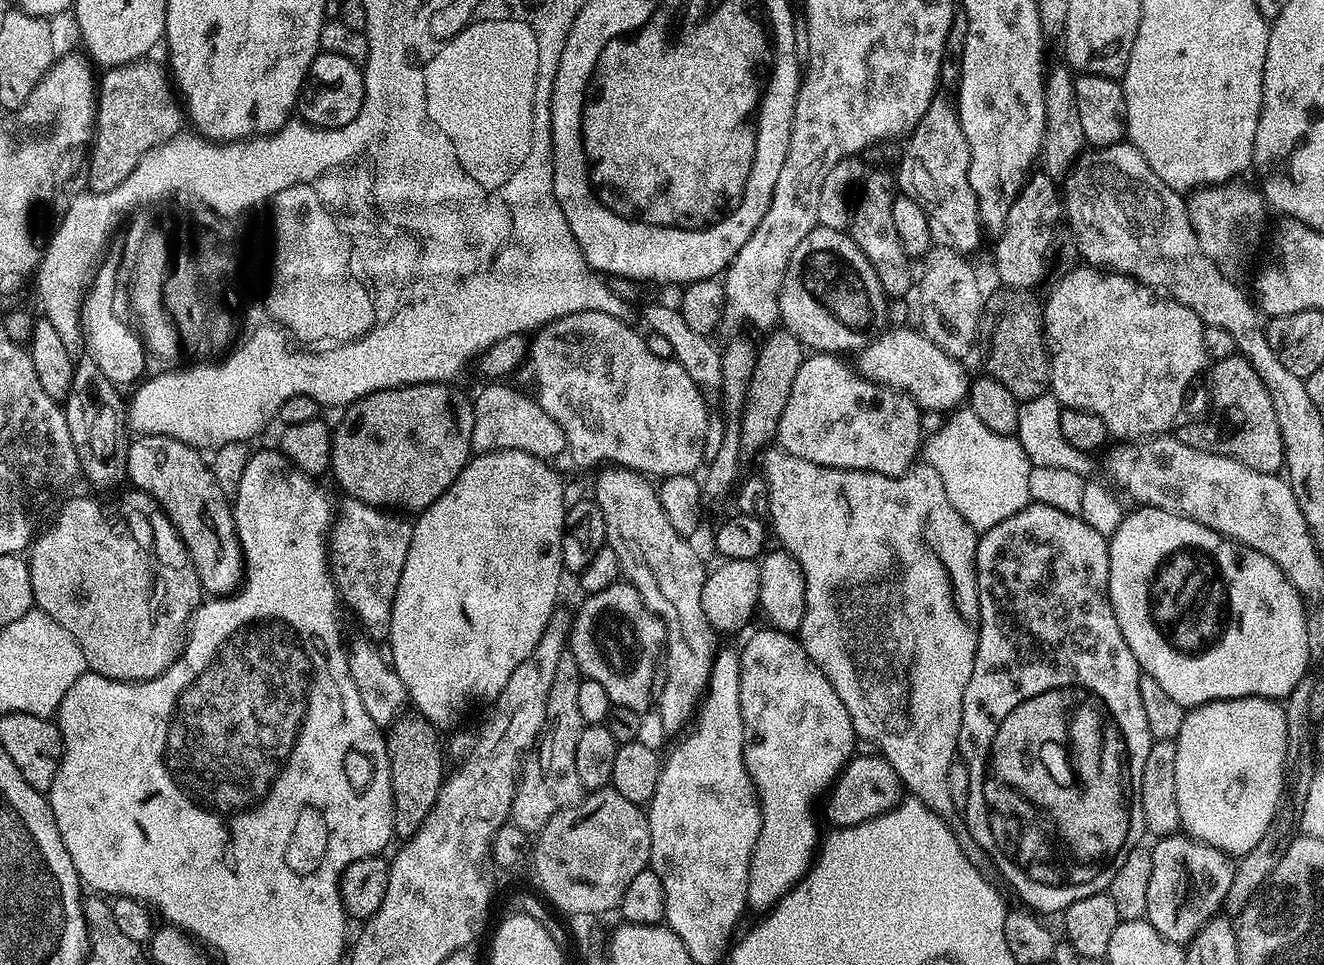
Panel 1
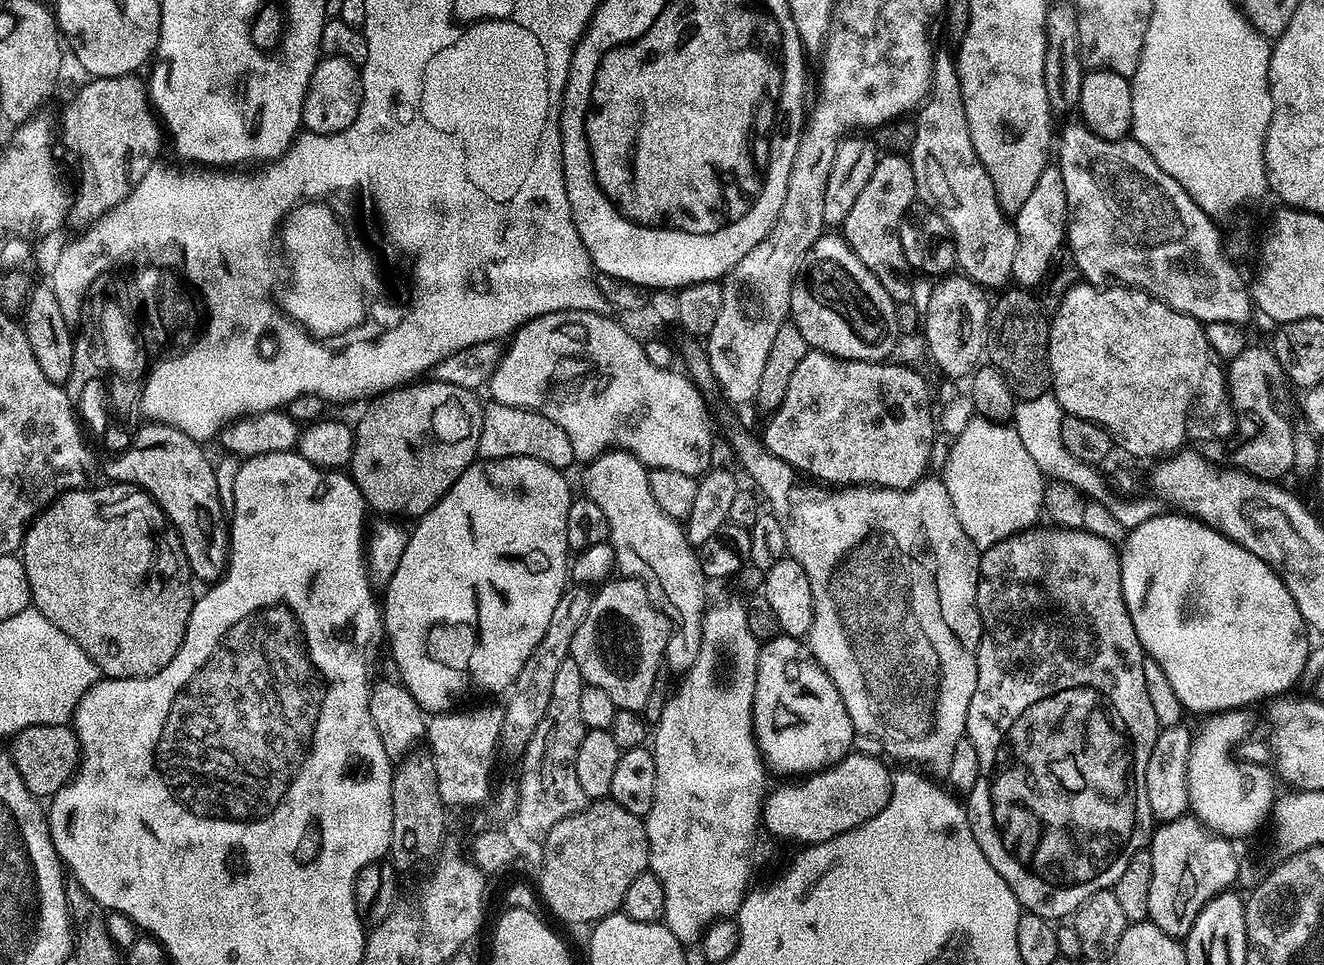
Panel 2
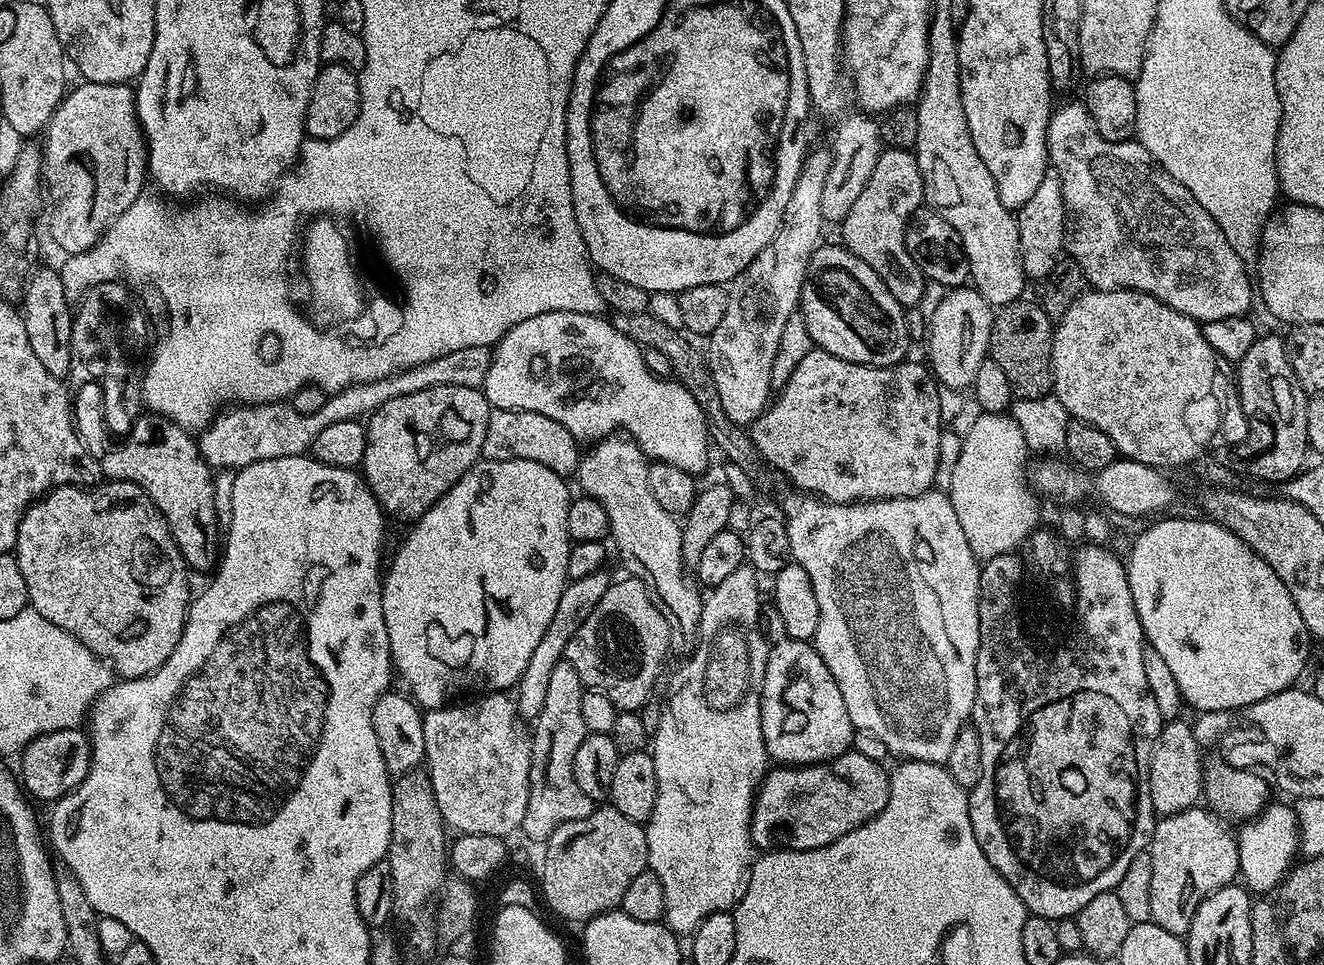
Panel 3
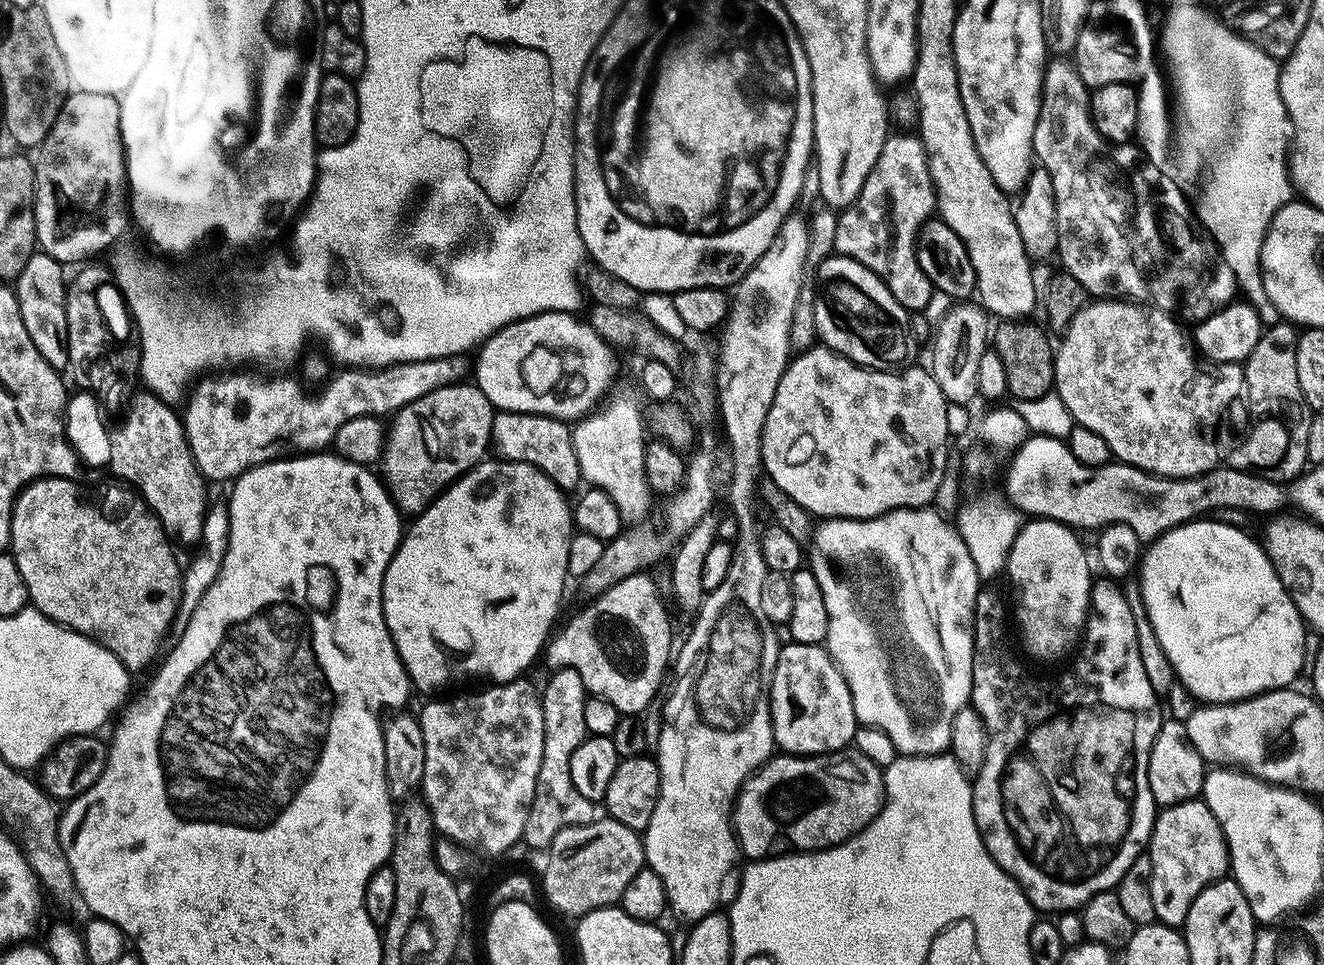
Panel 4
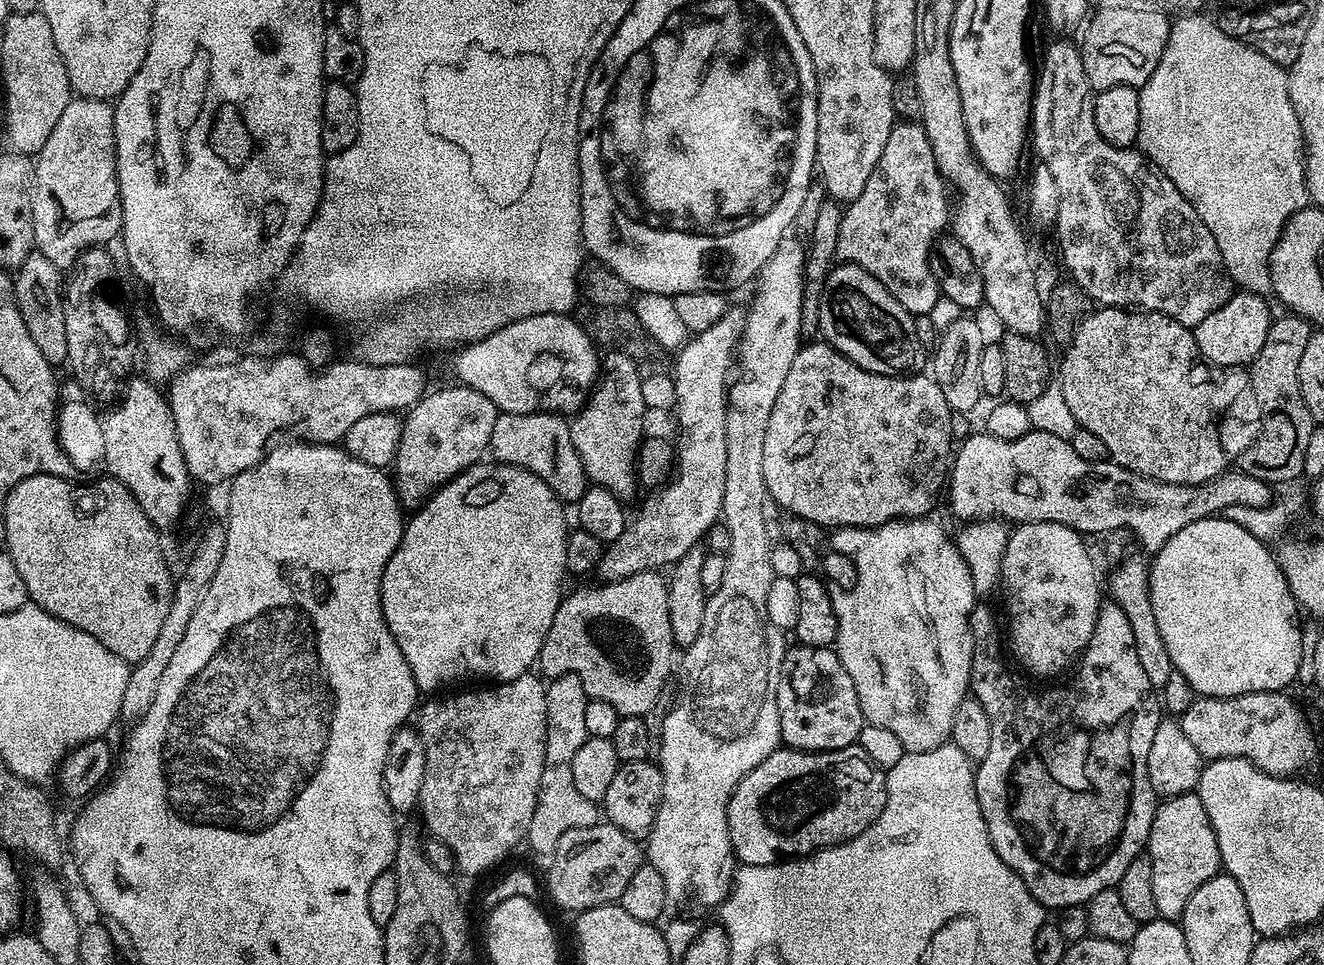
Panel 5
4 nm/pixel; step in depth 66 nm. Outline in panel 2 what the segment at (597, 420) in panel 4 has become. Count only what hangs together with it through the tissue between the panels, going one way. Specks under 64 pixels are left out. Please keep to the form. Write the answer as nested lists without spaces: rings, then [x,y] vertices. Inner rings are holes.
[[[613,450],[604,452],[585,468],[588,468],[584,472],[584,488],[588,491],[585,493],[587,499],[594,501],[602,510],[602,514],[606,514],[608,540],[616,555],[616,567],[625,577],[641,580],[646,586],[652,603],[661,612],[667,614],[674,631],[672,637],[668,639],[666,664],[673,673],[684,674],[692,669],[698,658],[706,611],[706,603],[704,604],[706,579],[700,568],[697,549],[689,544],[685,529],[677,521],[668,517],[655,501],[648,481],[649,469],[645,468],[644,463],[638,458],[634,458],[629,452]]]

